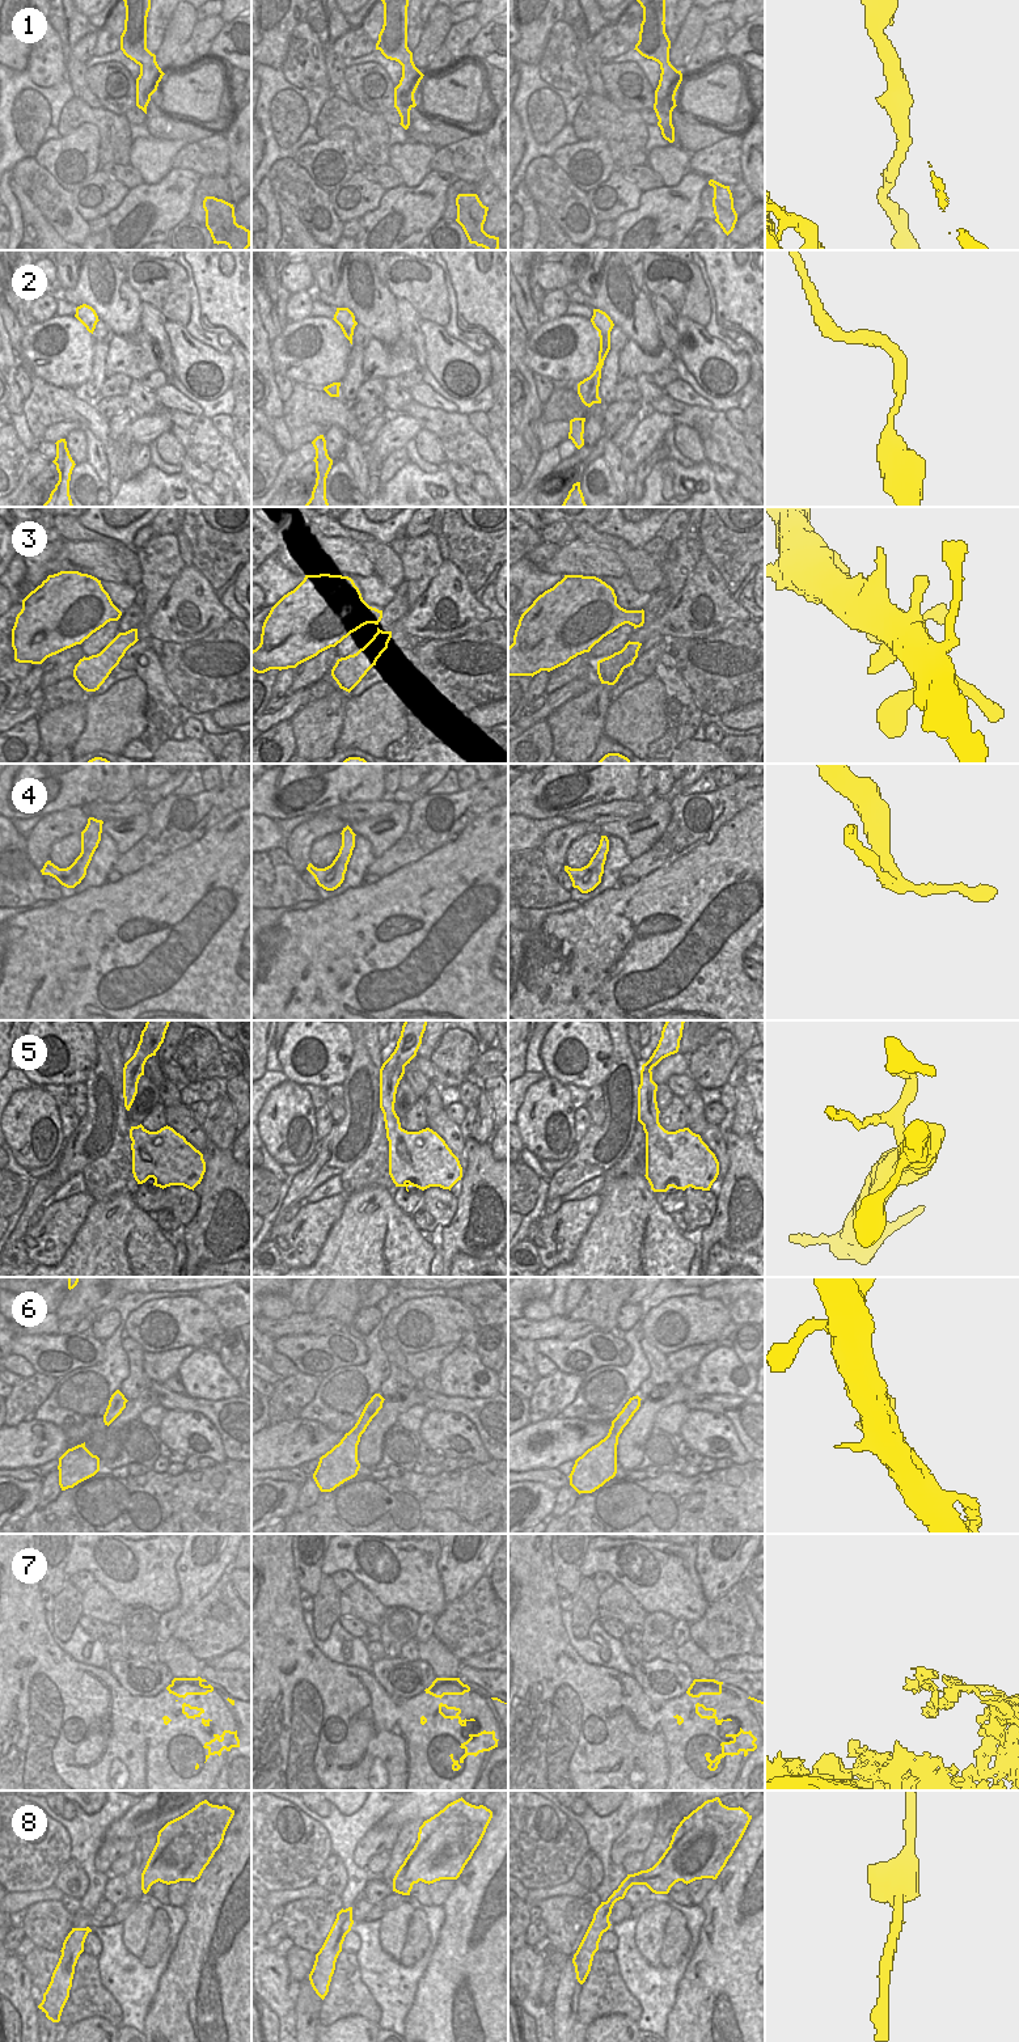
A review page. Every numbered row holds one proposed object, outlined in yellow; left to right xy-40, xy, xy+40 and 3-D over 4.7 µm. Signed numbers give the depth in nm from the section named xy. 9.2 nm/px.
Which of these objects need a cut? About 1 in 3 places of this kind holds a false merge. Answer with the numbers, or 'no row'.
1, 8

